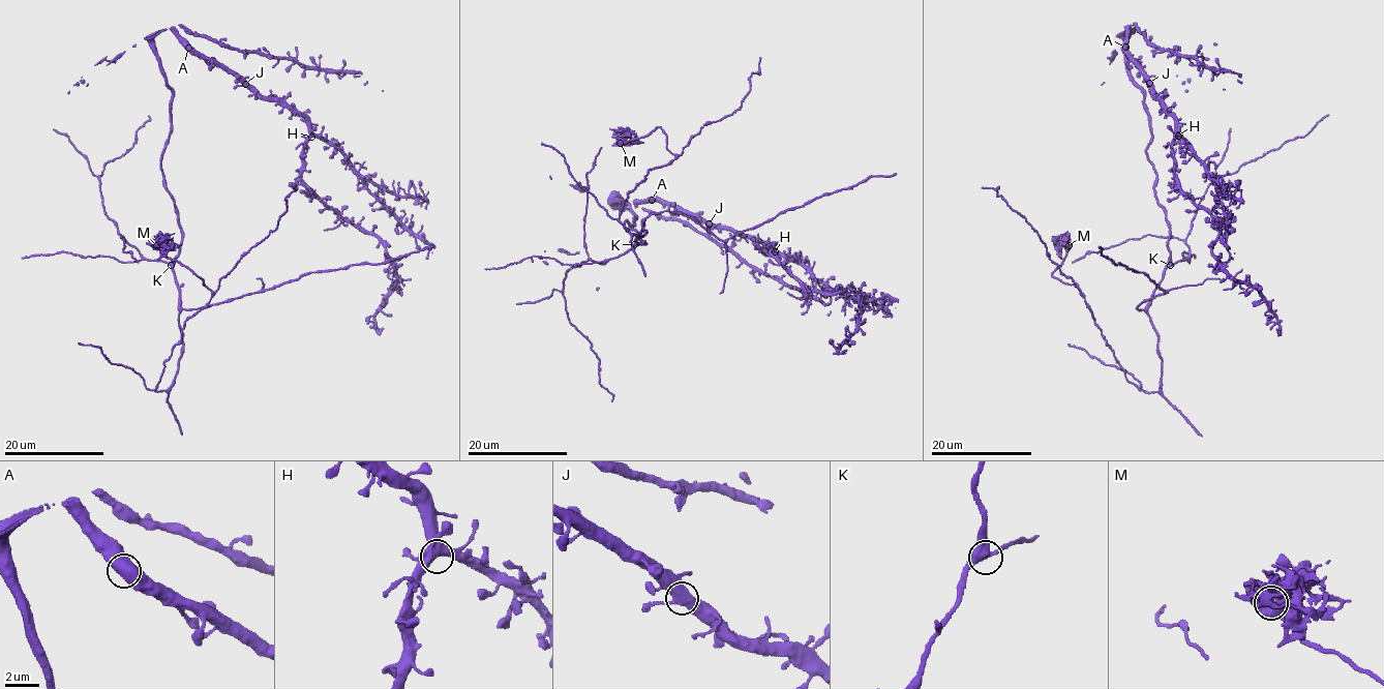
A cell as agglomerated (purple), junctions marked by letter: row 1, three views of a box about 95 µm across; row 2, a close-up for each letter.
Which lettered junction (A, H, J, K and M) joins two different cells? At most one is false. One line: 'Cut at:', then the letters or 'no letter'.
Cut at: M

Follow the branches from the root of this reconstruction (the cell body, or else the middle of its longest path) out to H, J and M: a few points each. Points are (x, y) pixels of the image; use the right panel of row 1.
H: (1151, 137), (1144, 90), (1127, 66), (1129, 26), (1125, 49), (1174, 117), (1178, 136)
J: (1151, 137), (1144, 90), (1134, 81), (1127, 66), (1129, 26), (1125, 49), (1149, 83)
M: (1151, 137), (1169, 229), (1148, 308), (1157, 391), (1126, 379), (1084, 294), (1052, 275), (1069, 245)

